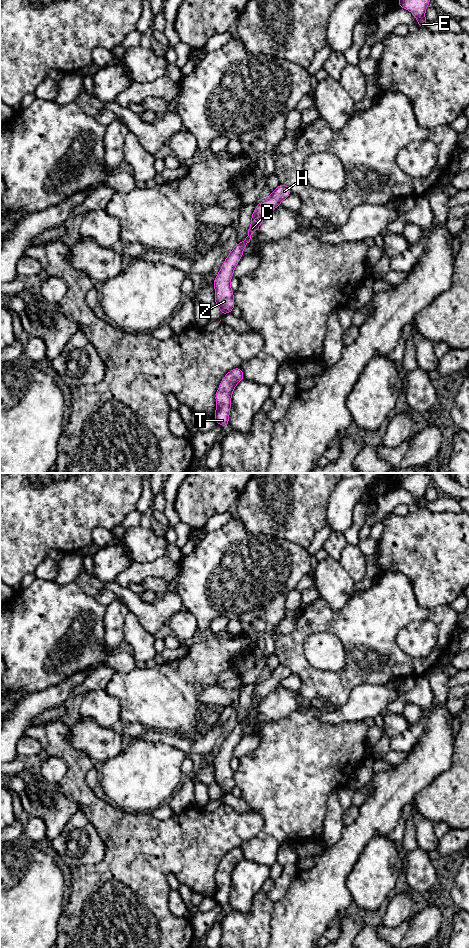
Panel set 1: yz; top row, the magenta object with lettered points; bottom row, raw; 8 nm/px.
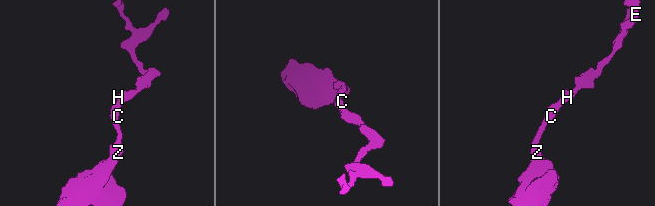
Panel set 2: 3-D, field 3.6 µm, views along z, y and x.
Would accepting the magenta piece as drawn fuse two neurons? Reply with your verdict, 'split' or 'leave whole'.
leave whole

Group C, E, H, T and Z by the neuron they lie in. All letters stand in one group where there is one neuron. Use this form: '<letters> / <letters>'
C E H T Z

